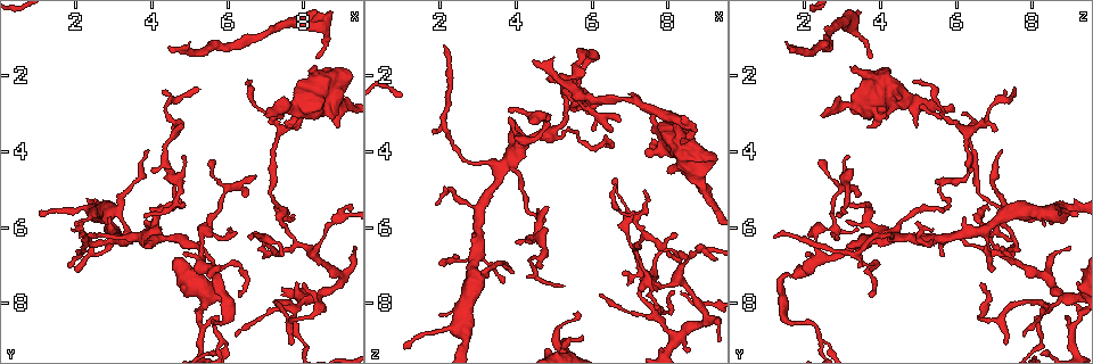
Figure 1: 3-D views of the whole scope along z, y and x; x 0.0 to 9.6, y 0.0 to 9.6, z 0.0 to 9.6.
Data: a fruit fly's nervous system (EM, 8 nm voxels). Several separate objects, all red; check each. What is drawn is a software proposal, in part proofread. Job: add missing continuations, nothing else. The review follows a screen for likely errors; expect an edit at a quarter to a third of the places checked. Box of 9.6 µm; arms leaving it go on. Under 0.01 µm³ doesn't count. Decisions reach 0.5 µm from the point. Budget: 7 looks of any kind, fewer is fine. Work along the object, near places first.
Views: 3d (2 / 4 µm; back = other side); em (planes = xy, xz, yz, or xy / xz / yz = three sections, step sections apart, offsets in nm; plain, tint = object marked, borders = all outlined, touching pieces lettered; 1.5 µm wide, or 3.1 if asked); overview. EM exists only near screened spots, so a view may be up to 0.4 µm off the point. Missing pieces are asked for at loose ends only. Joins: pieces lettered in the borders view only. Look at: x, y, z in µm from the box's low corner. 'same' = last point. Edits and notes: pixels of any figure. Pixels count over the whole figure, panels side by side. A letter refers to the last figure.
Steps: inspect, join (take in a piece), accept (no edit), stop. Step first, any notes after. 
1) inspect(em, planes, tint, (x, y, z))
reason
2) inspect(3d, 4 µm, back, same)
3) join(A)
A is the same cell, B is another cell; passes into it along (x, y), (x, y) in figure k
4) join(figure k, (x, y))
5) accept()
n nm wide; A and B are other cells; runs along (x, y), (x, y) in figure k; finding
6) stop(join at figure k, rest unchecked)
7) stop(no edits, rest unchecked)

inspect(em, planes, borders, (3.80, 6.50, 3.15))
an open end

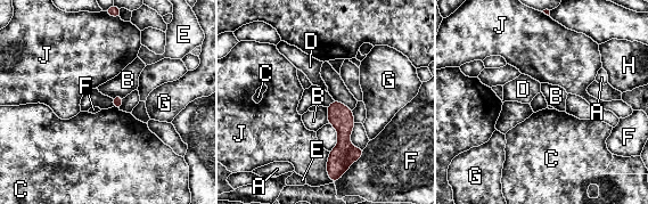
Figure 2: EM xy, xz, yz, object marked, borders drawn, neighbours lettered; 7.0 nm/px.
accept()
A, B, C, D, E, F, G, H and J are other cells; runs along (336, 104), (343, 156), (331, 172) in figure 2; none of them fits

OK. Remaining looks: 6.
inspect(em, planes, borders, (8.90, 3.30, 4.95))
an open end

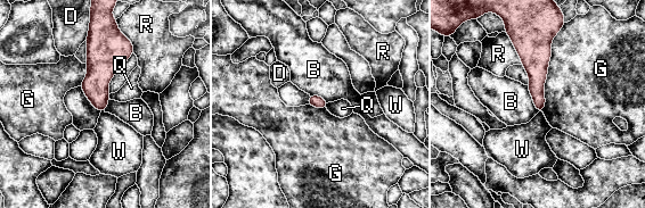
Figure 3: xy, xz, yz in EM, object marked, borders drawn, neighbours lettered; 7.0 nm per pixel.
accept()
B, D, G, Q, R and W are other cells; border along (527, 85), (533, 106), (538, 111) in figure 3; none of them fits

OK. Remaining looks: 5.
inspect(em, yz, step 4, tint, (6.00, 6.00, 3.50))
an open end

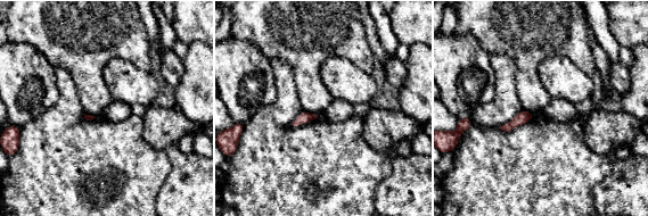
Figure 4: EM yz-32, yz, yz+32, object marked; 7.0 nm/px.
inspect(em, planes, borders, same)
another direction

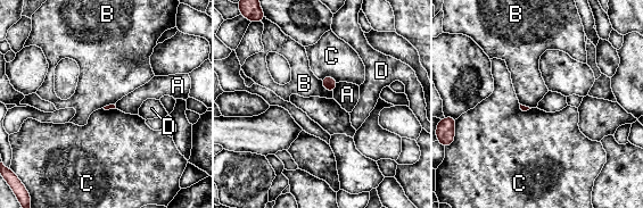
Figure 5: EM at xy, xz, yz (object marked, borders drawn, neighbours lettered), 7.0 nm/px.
accept()
A, B, C and D are other cells; no lettered piece goes on from it

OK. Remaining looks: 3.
stop(no edits, rest unchecked)

